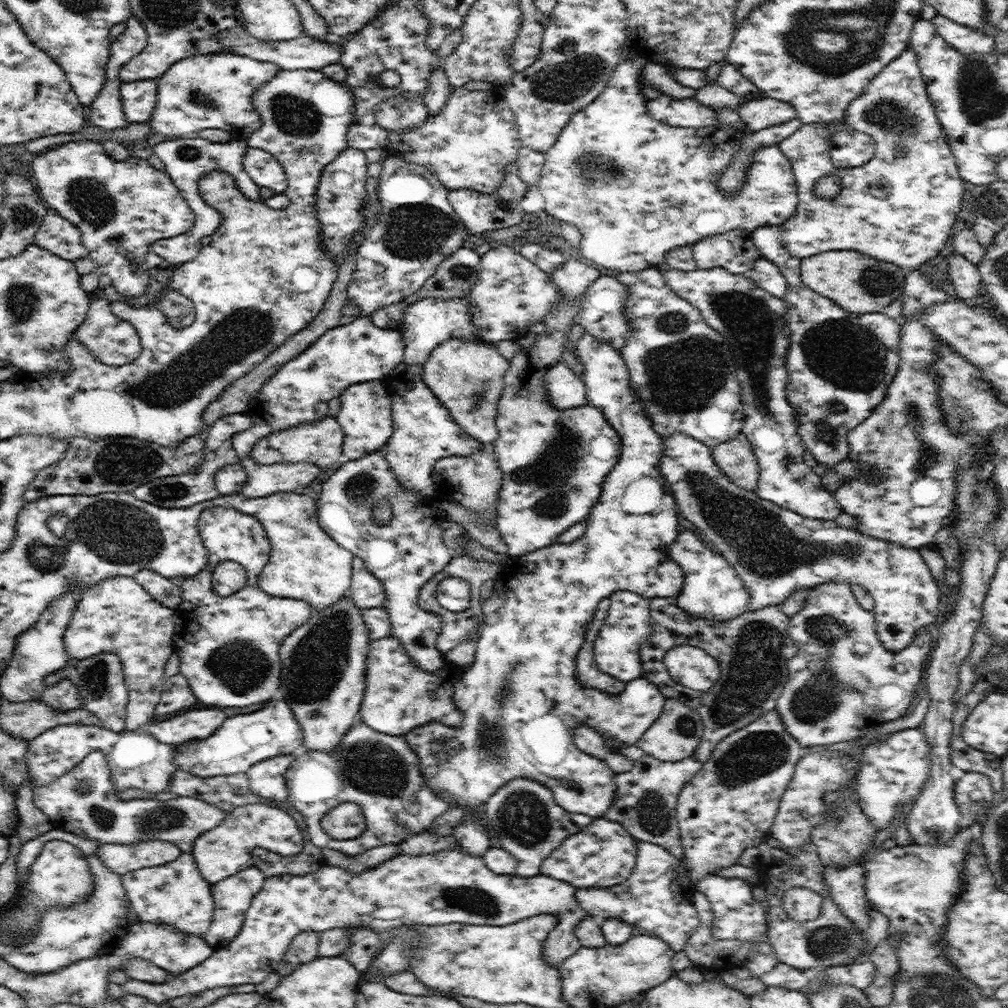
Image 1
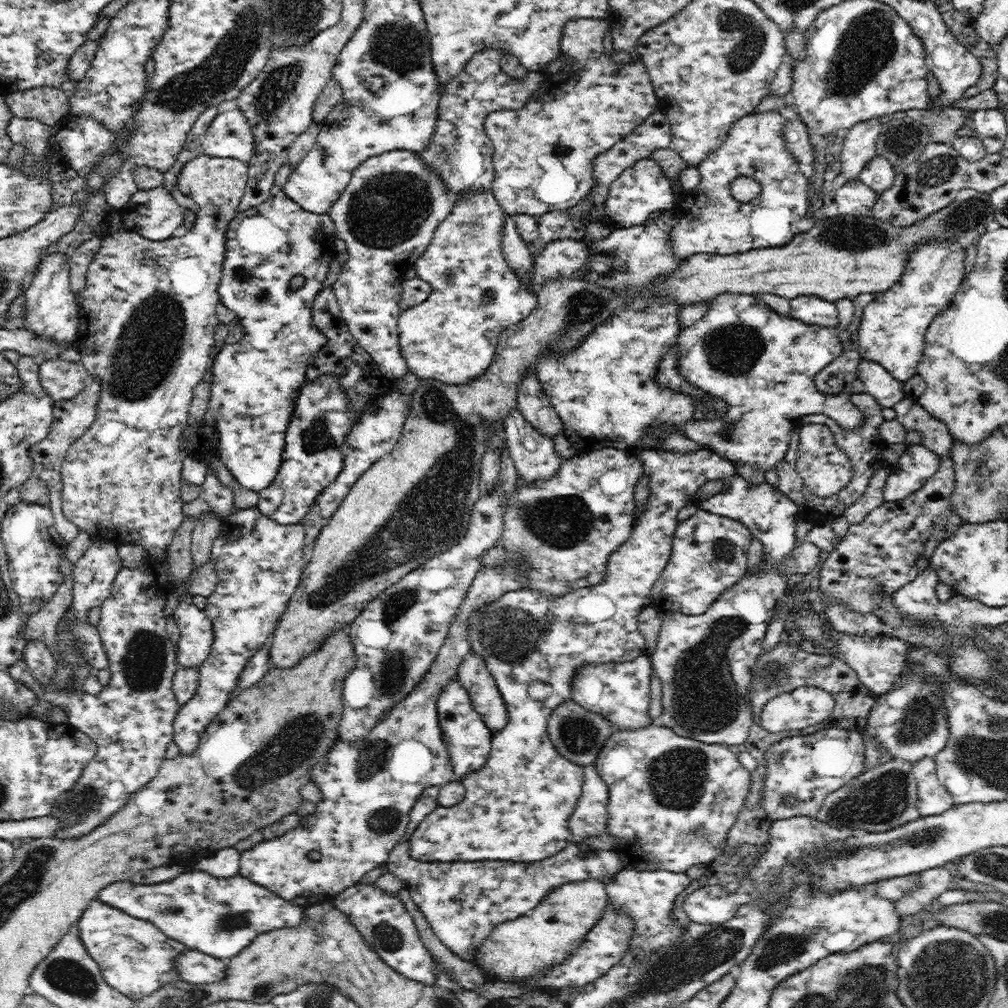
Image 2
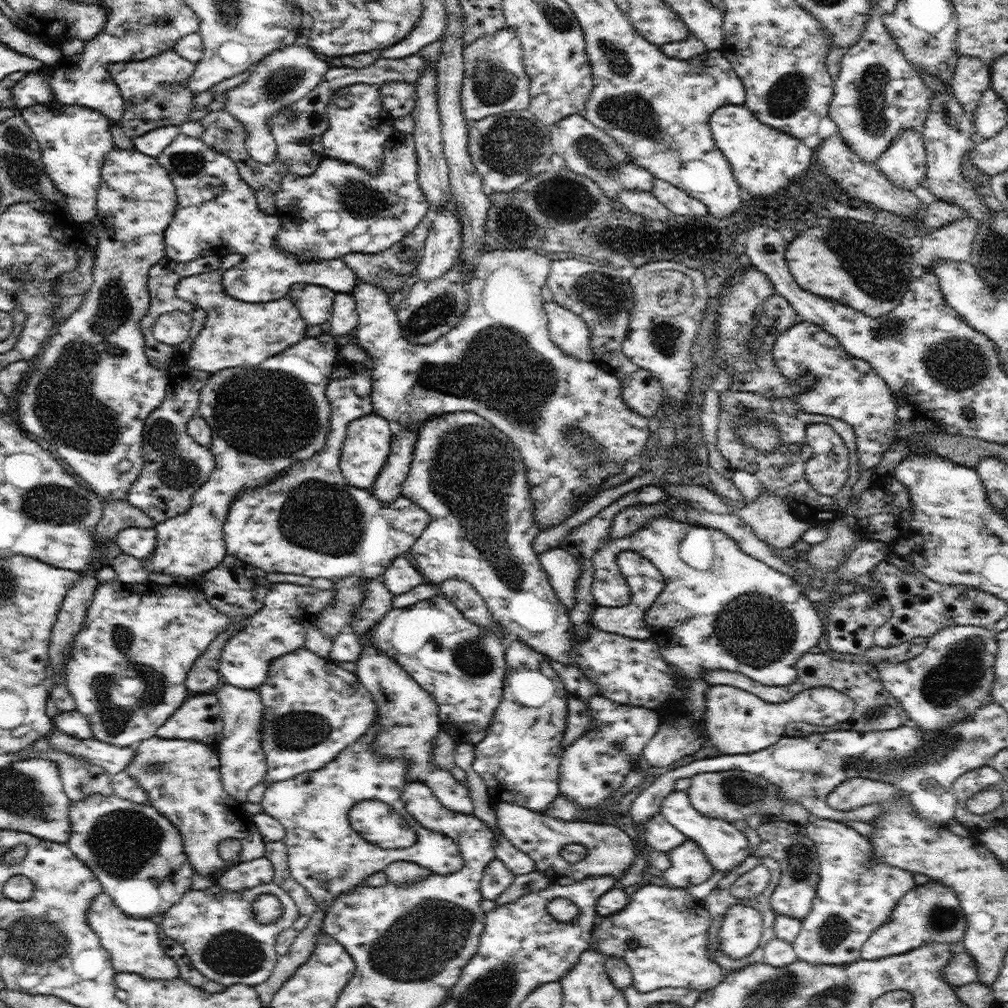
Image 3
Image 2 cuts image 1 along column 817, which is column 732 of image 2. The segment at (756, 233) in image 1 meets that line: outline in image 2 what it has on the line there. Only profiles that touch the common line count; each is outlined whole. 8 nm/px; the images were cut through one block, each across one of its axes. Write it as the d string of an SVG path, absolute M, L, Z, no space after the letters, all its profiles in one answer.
M723 292L722 294L717 294L709 303L709 308L708 312L698 321L695 322L694 324L691 324L689 327L681 329L680 335L678 336L678 349L680 349L680 360L678 360L678 369L680 369L680 372L682 372L682 375L690 381L690 383L693 384L693 386L696 386L697 388L700 388L701 390L707 391L710 393L714 398L716 397L722 397L725 400L725 403L727 404L727 411L720 417L716 418L716 420L696 420L694 418L688 420L688 422L684 422L684 424L680 424L680 426L676 426L676 428L672 429L678 429L680 433L684 433L686 437L690 437L690 439L702 444L706 445L706 448L710 448L713 451L716 451L720 456L726 457L730 461L740 461L746 465L754 465L756 469L760 469L761 471L766 471L776 469L775 464L779 461L782 460L782 457L786 454L786 451L788 450L790 441L791 441L791 430L794 428L798 428L801 424L801 420L803 418L807 419L810 415L818 415L820 413L825 413L827 417L833 418L839 426L842 428L845 428L846 430L854 430L854 428L860 428L862 424L864 424L864 418L866 418L866 415L860 409L852 402L852 394L848 395L847 393L842 392L840 395L828 395L828 394L823 394L823 393L818 393L818 389L816 388L815 382L813 381L814 375L817 372L820 372L822 368L824 368L829 362L832 362L835 358L838 358L838 355L842 354L842 343L839 341L837 332L828 327L824 326L818 326L818 325L808 325L802 320L796 320L794 317L790 317L787 315L783 315L782 313L778 313L770 306L766 304L766 301L762 301L762 299L759 298L759 296L752 296L752 294L736 294L732 292Z

